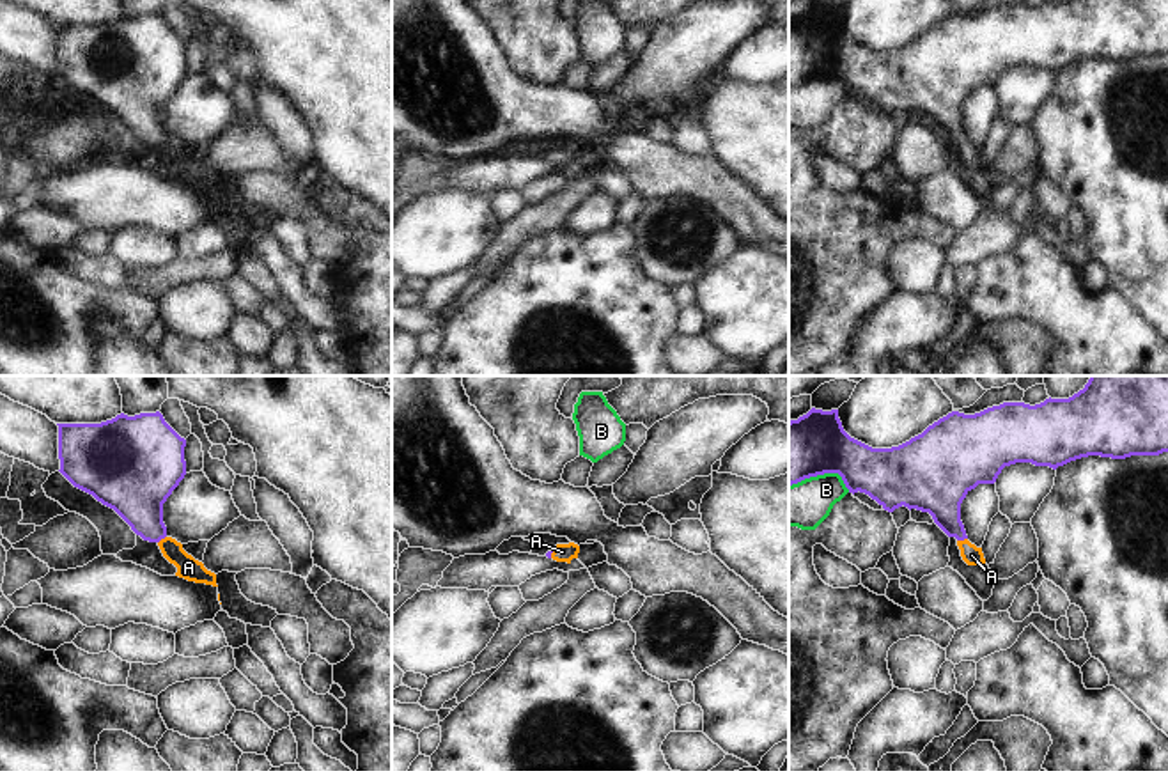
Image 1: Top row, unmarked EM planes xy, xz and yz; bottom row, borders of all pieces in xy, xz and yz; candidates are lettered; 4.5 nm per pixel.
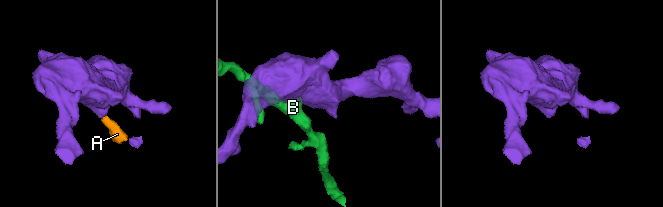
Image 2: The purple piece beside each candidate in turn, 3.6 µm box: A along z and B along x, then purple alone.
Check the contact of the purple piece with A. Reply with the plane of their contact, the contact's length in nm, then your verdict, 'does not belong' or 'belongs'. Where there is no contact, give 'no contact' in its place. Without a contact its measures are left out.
meets purple in yz; contact 50 nm long; belongs

